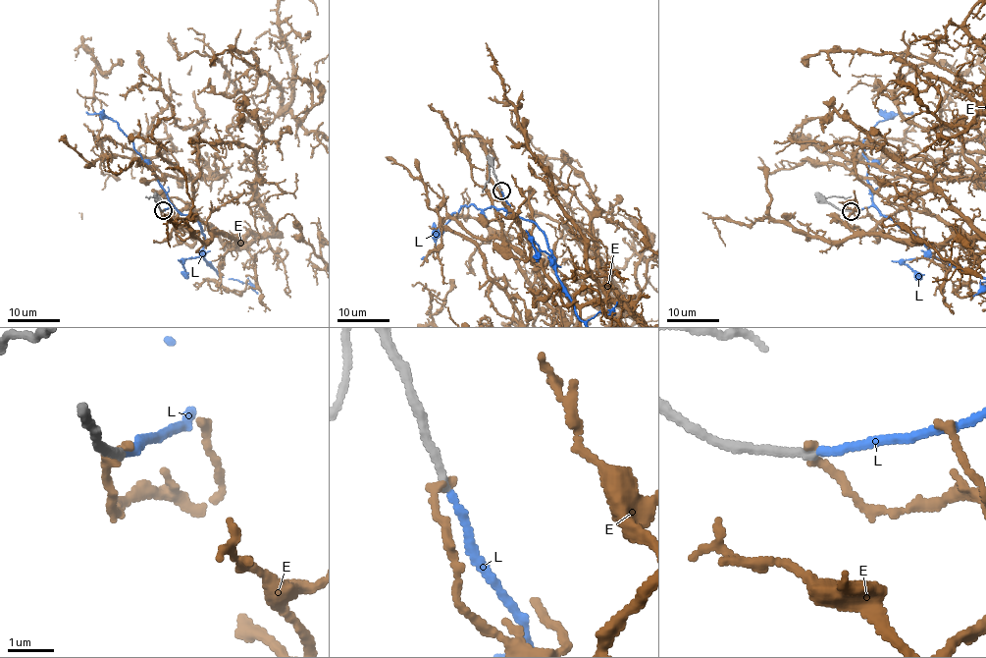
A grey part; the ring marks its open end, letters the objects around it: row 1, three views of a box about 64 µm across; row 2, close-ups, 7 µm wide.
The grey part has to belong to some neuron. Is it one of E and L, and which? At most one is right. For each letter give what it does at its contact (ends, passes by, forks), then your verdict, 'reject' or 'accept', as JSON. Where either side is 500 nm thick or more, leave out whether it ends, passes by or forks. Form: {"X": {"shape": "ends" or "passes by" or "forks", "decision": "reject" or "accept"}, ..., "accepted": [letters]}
{"E": {"shape": "ends", "decision": "reject"}, "L": {"shape": "ends", "decision": "accept"}, "accepted": ["L"]}

